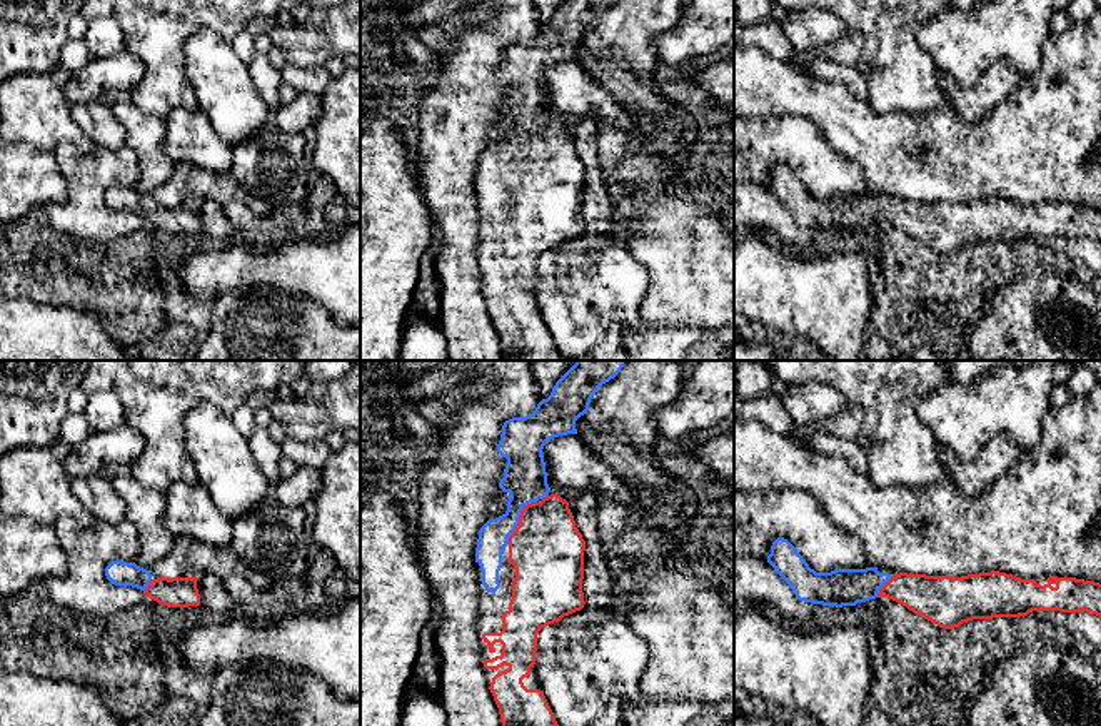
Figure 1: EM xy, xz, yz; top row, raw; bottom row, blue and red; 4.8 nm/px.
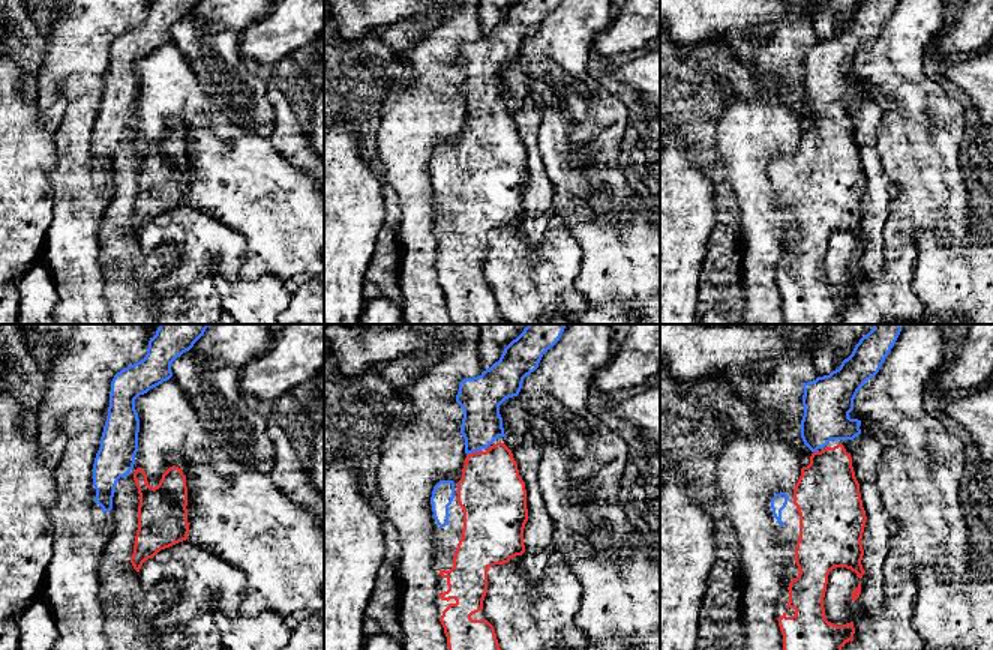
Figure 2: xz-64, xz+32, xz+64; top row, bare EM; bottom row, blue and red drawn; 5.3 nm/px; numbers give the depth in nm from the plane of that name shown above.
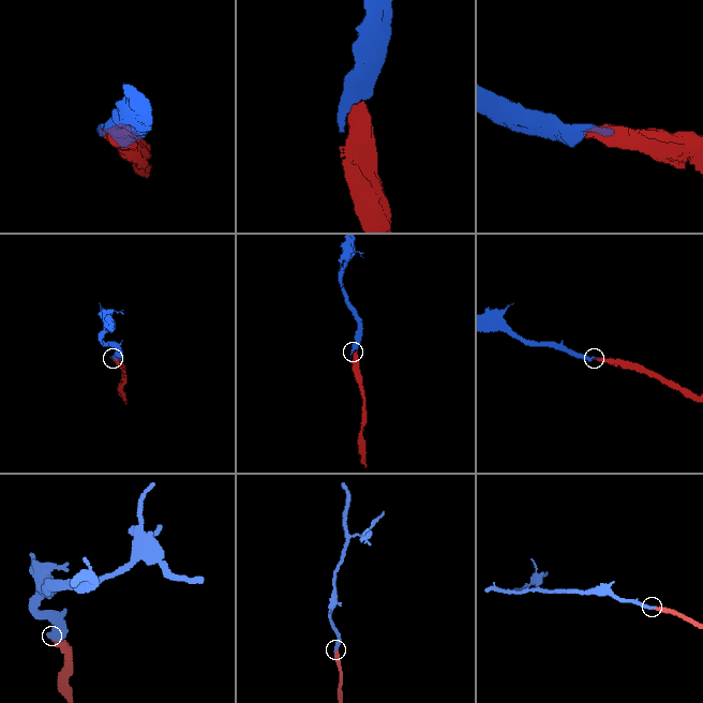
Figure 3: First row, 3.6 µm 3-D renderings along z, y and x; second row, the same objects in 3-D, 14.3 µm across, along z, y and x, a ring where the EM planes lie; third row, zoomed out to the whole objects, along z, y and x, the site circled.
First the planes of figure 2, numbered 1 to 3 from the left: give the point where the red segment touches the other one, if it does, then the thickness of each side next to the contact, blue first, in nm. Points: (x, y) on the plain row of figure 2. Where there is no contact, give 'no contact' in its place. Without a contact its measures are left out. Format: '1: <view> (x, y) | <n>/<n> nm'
1: no contact
2: xz+32 (473, 114) | 220/360 nm
3: xz+64 (815, 114) | 260/360 nm

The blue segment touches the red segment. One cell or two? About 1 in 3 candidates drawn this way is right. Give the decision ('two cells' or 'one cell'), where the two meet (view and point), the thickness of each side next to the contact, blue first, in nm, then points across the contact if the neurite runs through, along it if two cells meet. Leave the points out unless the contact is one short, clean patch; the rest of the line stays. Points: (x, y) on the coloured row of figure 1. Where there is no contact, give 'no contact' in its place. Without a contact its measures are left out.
one cell; contact xz (517, 519); calibres 200 and 360 nm; way xz (524, 478), (522, 509), (517, 519), (546, 549)

